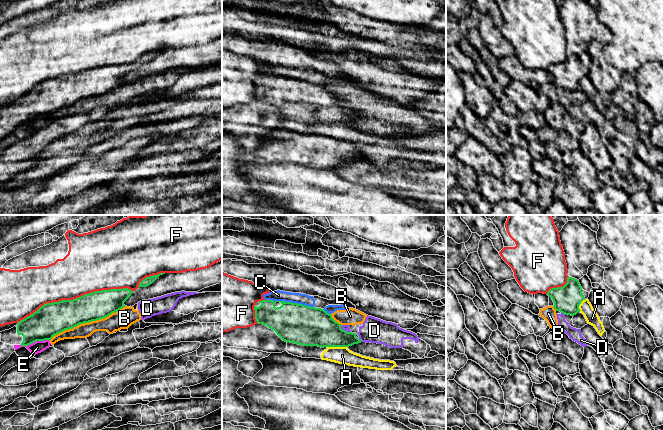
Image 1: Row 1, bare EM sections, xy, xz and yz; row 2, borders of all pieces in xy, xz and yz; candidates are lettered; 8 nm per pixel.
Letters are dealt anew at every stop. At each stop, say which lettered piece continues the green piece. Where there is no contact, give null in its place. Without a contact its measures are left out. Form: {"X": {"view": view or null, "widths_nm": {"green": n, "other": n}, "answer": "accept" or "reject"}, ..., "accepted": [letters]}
{"A": {"view": "xz", "widths_nm": {"green": 300, "other": 140}, "answer": "reject"}, "B": {"view": "xy", "widths_nm": {"green": 240, "other": 150}, "answer": "reject"}, "C": {"view": "xz", "widths_nm": {"green": 320, "other": 90}, "answer": "reject"}, "D": {"view": "yz", "widths_nm": {"green": 220, "other": 100}, "answer": "reject"}, "E": {"view": "xy", "widths_nm": {"green": 260, "other": 100}, "answer": "reject"}, "F": {"view": "xy", "widths_nm": {"green": 260, "other": 380}, "answer": "reject"}, "accepted": []}

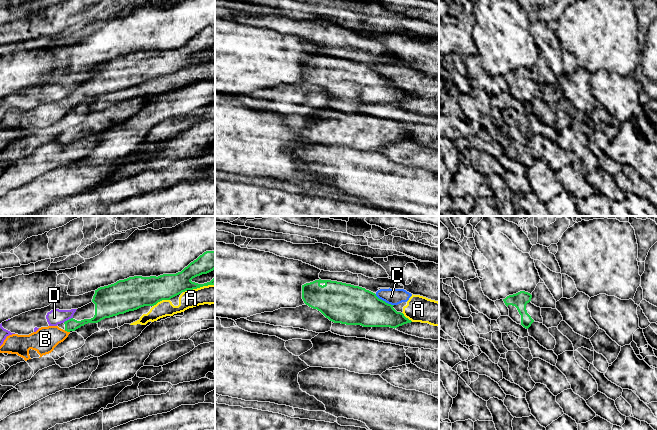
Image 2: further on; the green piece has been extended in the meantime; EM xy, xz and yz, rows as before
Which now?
{"A": {"view": "xy", "widths_nm": {"green": 200, "other": 160}, "answer": "reject"}, "B": {"view": "xy", "widths_nm": {"green": 100, "other": 200}, "answer": "accept"}, "C": {"view": "xz", "widths_nm": {"green": 320, "other": 130}, "answer": "reject"}, "D": {"view": "xy", "widths_nm": {"green": 100, "other": 120}, "answer": "reject"}, "accepted": ["B"]}

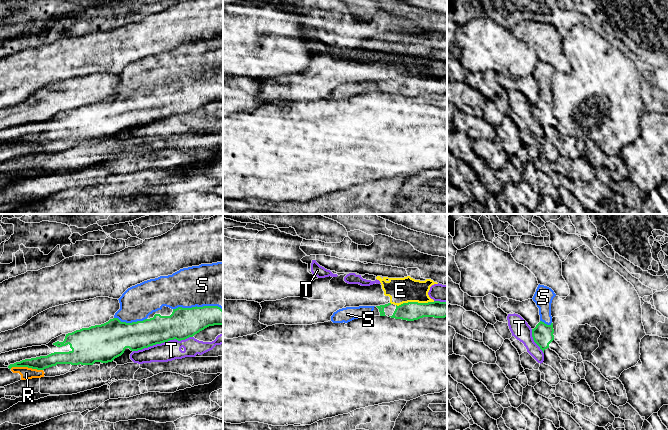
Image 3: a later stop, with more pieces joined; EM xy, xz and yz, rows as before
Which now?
{"E": {"view": "xz", "widths_nm": {"green": 150, "other": 200}, "answer": "reject"}, "R": {"view": "xy", "widths_nm": {"green": 110, "other": 100}, "answer": "reject"}, "S": {"view": "xy", "widths_nm": {"green": 240, "other": 360}, "answer": "accept"}, "T": {"view": "xy", "widths_nm": {"green": 240, "other": 160}, "answer": "reject"}, "accepted": ["S"]}

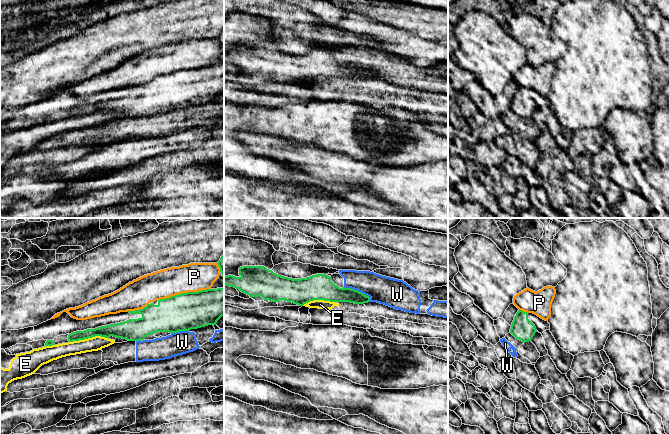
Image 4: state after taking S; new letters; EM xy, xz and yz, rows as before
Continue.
{"E": {"view": "xy", "widths_nm": {"green": 130, "other": 120}, "answer": "reject"}, "P": {"view": "xy", "widths_nm": {"green": 300, "other": 240}, "answer": "reject"}, "W": {"view": "xz", "widths_nm": {"green": 160, "other": 220}, "answer": "reject"}, "accepted": []}

